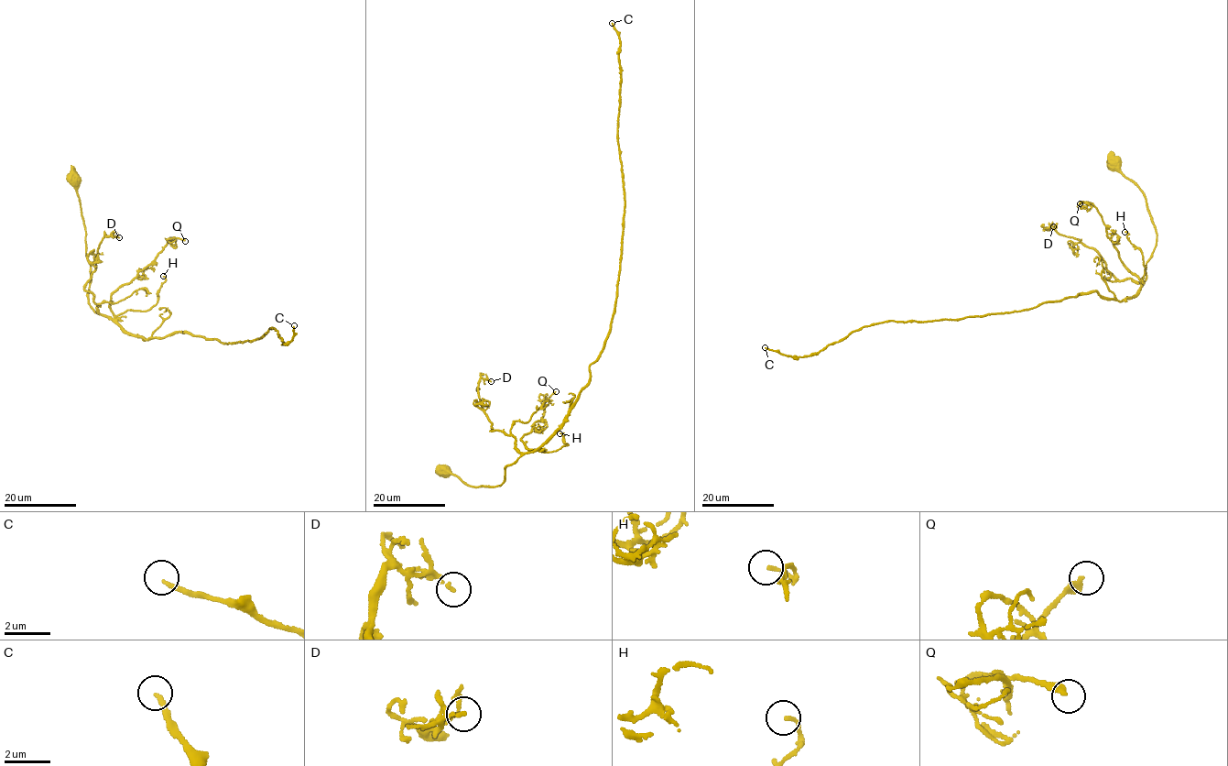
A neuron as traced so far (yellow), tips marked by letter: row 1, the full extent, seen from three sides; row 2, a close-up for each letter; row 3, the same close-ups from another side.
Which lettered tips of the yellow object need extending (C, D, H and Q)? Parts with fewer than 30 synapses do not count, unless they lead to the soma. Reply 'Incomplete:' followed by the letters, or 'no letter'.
Incomplete: C

